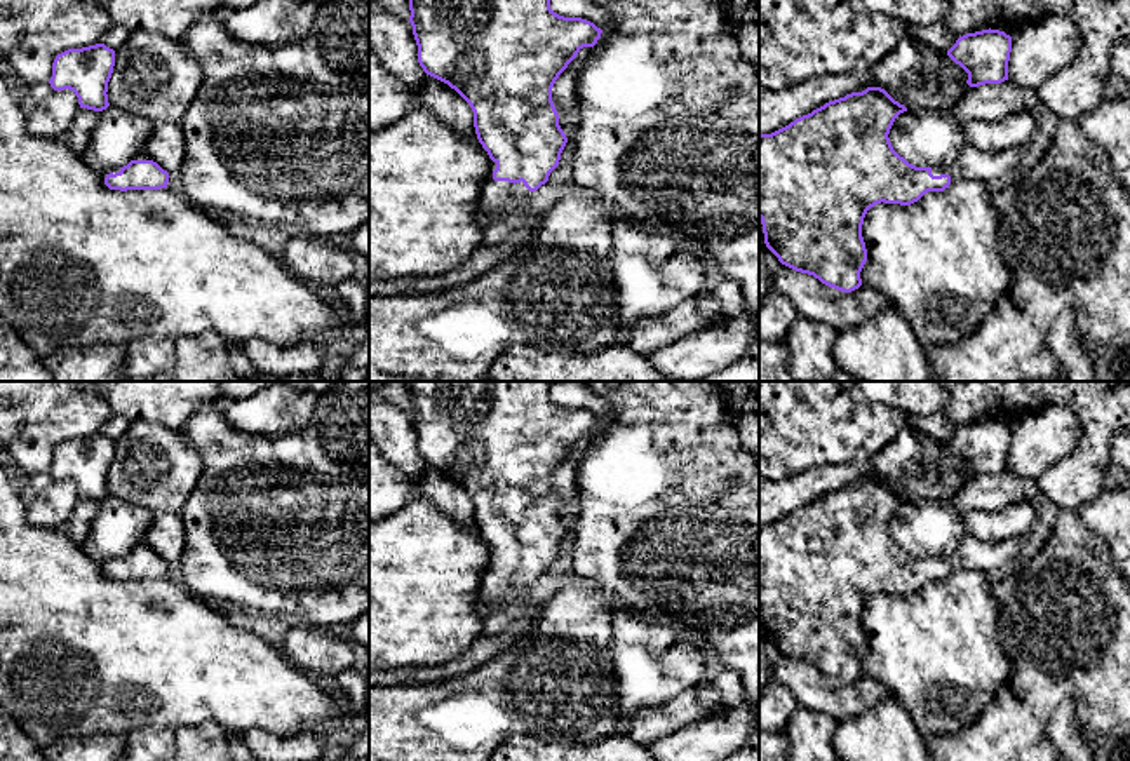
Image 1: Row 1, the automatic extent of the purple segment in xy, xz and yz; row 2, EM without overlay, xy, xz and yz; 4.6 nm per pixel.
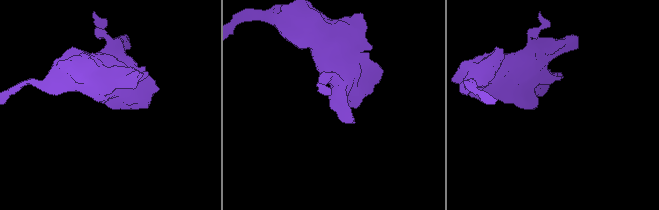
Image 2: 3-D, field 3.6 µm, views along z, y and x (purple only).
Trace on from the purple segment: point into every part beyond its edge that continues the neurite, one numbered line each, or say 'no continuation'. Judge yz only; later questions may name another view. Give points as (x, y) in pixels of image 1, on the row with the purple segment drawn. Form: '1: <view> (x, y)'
1: yz (970, 164)

